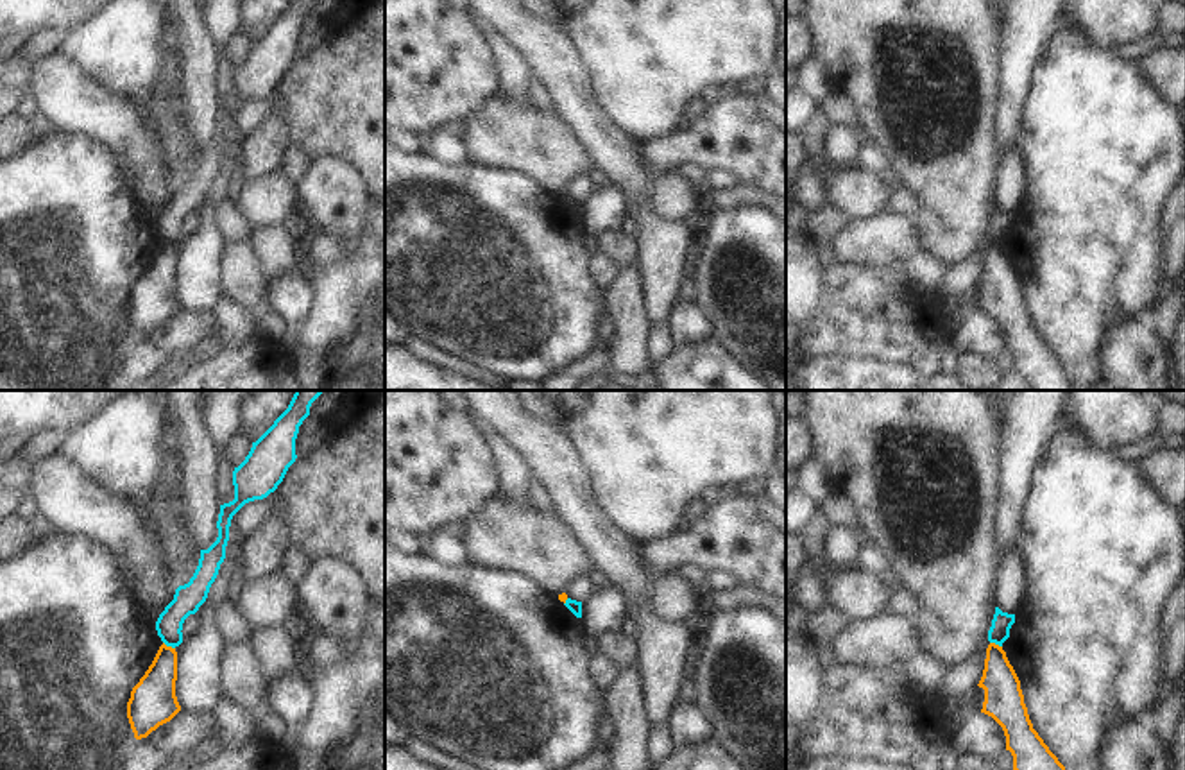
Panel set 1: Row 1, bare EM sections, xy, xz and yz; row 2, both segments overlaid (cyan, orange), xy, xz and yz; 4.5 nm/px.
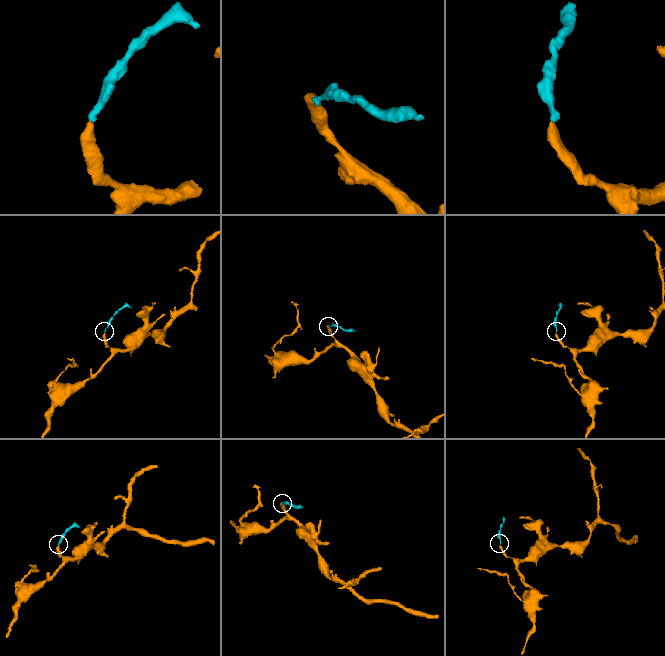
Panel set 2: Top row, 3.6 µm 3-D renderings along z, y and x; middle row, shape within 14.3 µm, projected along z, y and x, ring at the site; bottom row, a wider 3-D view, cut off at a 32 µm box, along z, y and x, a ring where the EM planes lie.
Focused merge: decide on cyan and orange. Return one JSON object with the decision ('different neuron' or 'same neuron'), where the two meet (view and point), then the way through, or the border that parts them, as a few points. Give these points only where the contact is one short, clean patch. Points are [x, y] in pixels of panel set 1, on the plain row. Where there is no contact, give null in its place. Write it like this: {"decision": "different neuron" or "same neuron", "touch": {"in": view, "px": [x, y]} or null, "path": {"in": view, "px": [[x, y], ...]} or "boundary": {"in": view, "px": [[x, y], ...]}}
{"decision": "different neuron", "touch": {"in": "xy", "px": [169, 244]}, "boundary": {"in": "xy", "px": [[163, 240], [174, 248]]}}

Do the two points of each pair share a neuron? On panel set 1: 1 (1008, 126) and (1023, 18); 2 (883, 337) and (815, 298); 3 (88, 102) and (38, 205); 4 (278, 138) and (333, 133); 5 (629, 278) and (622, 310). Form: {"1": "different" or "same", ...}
{"1": "same", "2": "different", "3": "different", "4": "different", "5": "same"}

